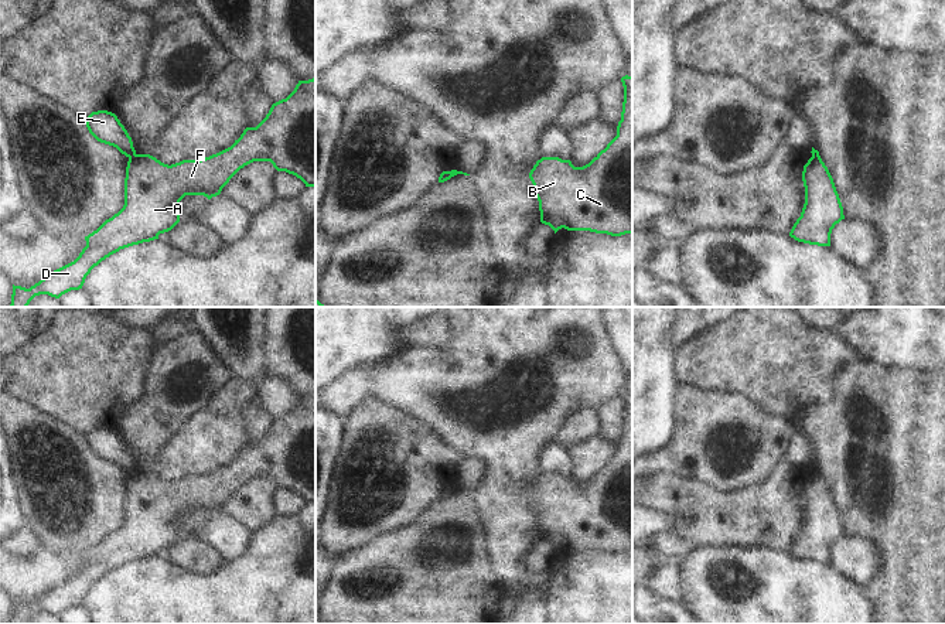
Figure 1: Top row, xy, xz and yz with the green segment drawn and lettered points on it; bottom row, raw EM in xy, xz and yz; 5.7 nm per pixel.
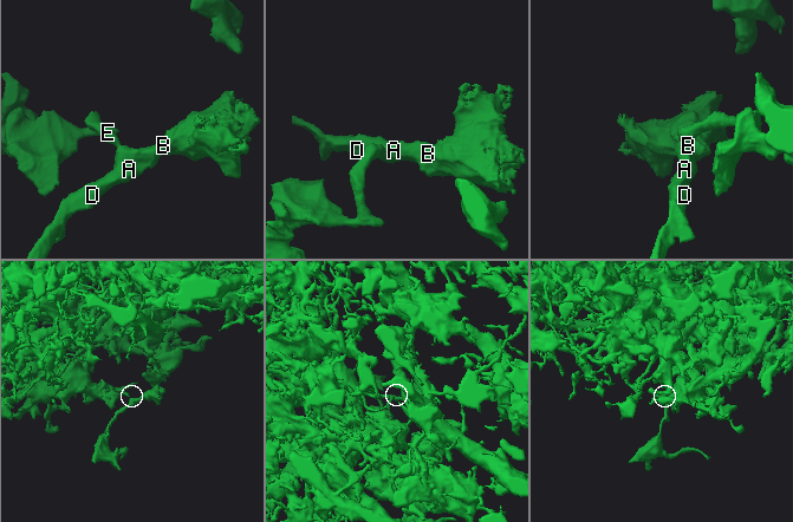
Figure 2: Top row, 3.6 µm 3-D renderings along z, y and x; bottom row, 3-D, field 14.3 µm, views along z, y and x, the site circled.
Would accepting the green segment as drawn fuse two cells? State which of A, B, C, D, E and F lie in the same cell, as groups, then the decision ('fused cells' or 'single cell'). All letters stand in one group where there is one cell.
A B C D F / E | fused cells

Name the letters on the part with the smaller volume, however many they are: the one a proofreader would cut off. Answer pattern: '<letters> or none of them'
A, B, C, D, F.

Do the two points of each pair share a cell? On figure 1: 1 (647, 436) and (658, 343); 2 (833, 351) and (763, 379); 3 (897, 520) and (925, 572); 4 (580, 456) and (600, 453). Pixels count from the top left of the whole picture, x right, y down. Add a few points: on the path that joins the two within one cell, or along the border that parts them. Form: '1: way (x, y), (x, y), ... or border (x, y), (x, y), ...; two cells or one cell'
1: way (647, 413), (647, 365); one cell
2: way (816, 354), (794, 364), (780, 364); one cell
3: way (910, 532), (925, 548), (925, 559); one cell
4: way (584, 456), (596, 453); one cell

